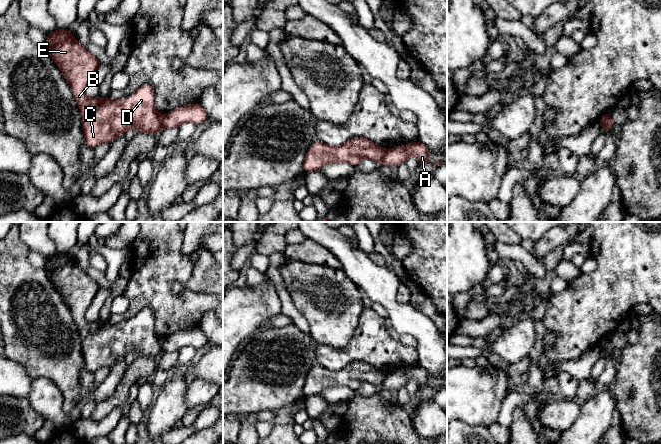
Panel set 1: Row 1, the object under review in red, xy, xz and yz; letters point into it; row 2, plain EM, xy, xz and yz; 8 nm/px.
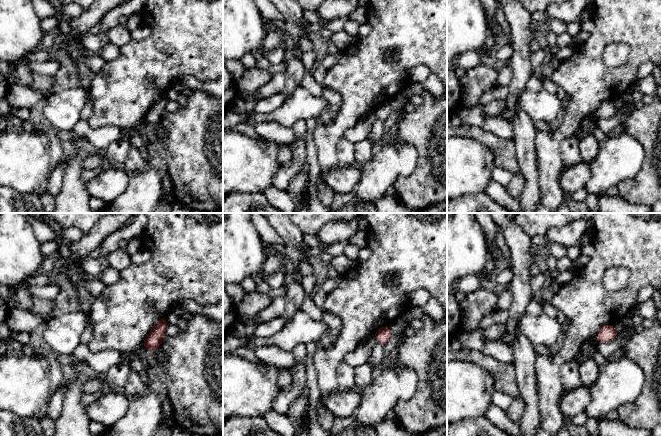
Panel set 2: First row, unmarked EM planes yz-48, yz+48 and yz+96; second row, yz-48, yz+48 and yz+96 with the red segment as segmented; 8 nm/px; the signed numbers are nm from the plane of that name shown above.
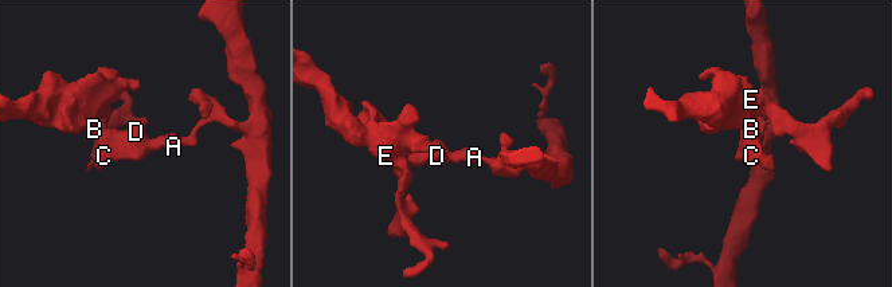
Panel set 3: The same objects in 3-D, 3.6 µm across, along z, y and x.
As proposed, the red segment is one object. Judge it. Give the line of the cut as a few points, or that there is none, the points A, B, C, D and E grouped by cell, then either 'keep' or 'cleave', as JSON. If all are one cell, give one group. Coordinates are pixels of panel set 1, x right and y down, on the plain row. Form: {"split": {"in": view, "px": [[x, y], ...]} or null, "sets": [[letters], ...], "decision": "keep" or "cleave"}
{"split": {"in": "xy", "px": [[160, 340], [162, 353]]}, "sets": [["A"], ["B", "C", "D", "E"]], "decision": "cleave"}

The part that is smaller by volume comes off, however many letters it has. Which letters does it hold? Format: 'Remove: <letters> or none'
Remove: B, C, D, E

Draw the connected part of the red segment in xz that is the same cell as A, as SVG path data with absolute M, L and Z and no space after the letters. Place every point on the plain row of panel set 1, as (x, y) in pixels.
M419 365L410 366L408 369L401 371L393 371L387 374L383 382L382 388L390 391L398 391L405 386L410 380L417 382L421 390L429 388L429 373L427 370Z

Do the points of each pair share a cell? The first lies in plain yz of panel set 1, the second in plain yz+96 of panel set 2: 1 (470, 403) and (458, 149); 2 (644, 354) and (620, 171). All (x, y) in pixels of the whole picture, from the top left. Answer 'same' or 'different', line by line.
1: same
2: different

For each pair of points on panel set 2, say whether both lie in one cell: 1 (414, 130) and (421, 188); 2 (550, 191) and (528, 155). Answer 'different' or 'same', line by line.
1: same
2: different

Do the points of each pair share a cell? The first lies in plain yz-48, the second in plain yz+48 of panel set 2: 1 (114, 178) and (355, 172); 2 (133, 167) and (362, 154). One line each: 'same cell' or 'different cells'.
1: same cell
2: same cell

